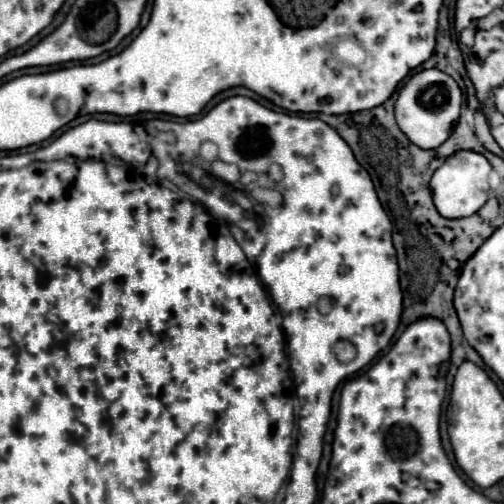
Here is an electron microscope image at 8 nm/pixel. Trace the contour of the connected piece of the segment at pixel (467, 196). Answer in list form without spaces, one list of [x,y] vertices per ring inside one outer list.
[[[457,151],[451,157],[447,157],[445,163],[431,177],[433,203],[437,211],[447,219],[461,219],[477,213],[489,197],[489,173],[491,165],[481,153]]]

